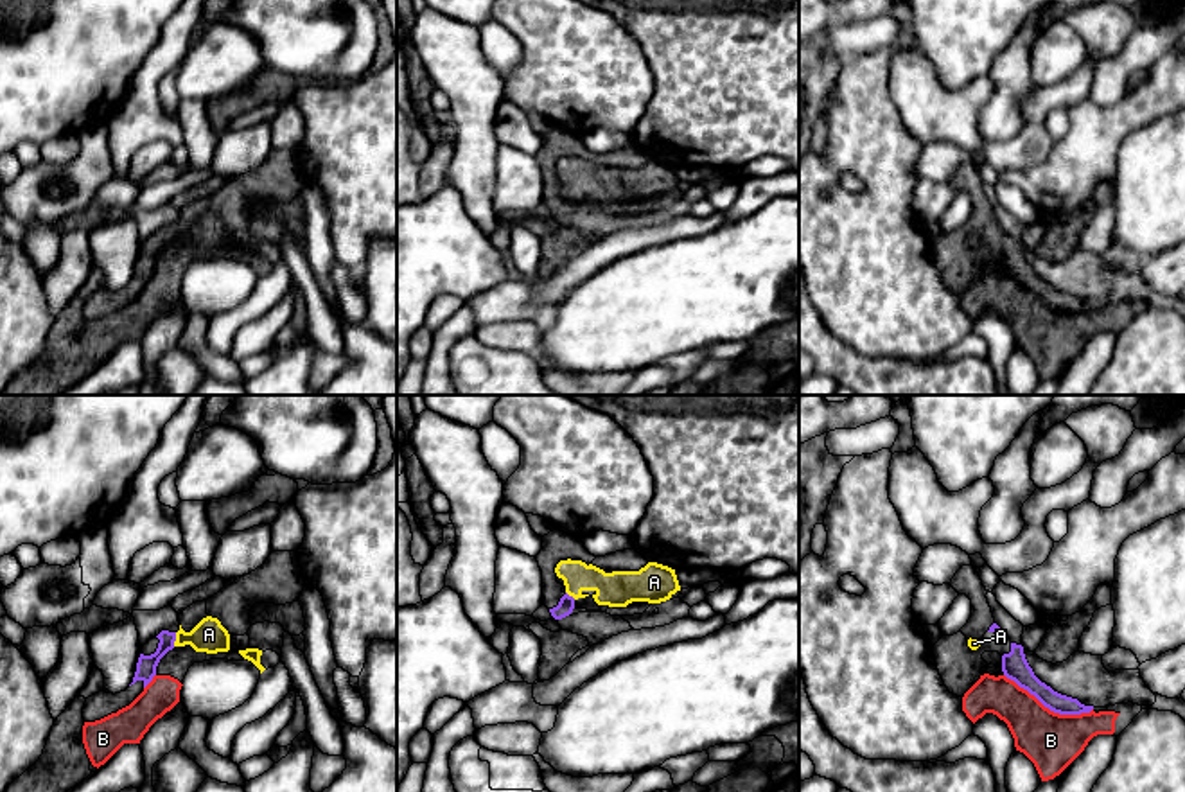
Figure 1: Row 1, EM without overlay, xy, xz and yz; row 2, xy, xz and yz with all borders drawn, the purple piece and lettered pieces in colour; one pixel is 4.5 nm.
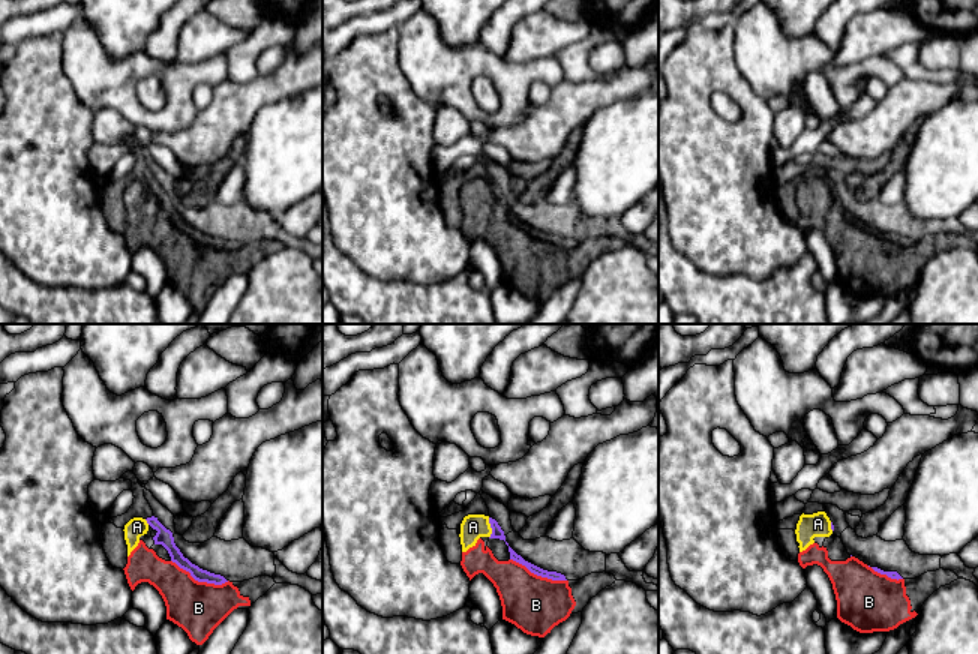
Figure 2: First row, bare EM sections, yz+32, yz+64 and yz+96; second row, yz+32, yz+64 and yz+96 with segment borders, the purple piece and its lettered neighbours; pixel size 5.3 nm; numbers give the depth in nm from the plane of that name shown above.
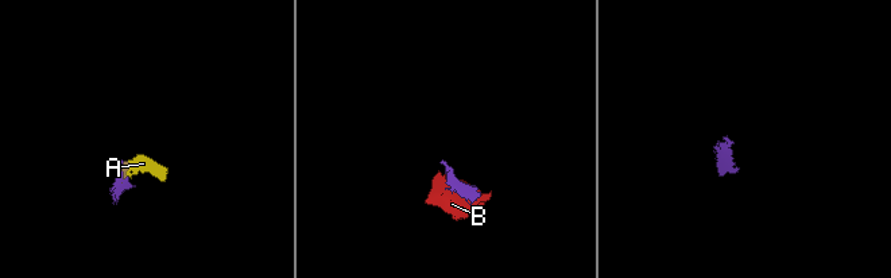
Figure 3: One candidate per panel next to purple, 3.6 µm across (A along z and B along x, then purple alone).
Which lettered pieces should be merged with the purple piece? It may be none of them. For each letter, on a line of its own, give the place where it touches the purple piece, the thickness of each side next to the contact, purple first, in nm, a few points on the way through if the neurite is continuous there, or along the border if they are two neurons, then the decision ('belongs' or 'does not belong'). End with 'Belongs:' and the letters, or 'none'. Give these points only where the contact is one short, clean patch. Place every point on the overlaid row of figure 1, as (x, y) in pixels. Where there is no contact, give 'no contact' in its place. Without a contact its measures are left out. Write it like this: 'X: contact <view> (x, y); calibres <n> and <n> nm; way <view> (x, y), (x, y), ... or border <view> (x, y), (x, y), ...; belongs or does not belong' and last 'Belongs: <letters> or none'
A: contact xy (175, 640); calibres 100 and 150 nm; border xy (176, 633), (173, 645); does not belong
B: contact yz (1049, 708); calibres 120 and 260 nm; does not belong
Belongs: none

